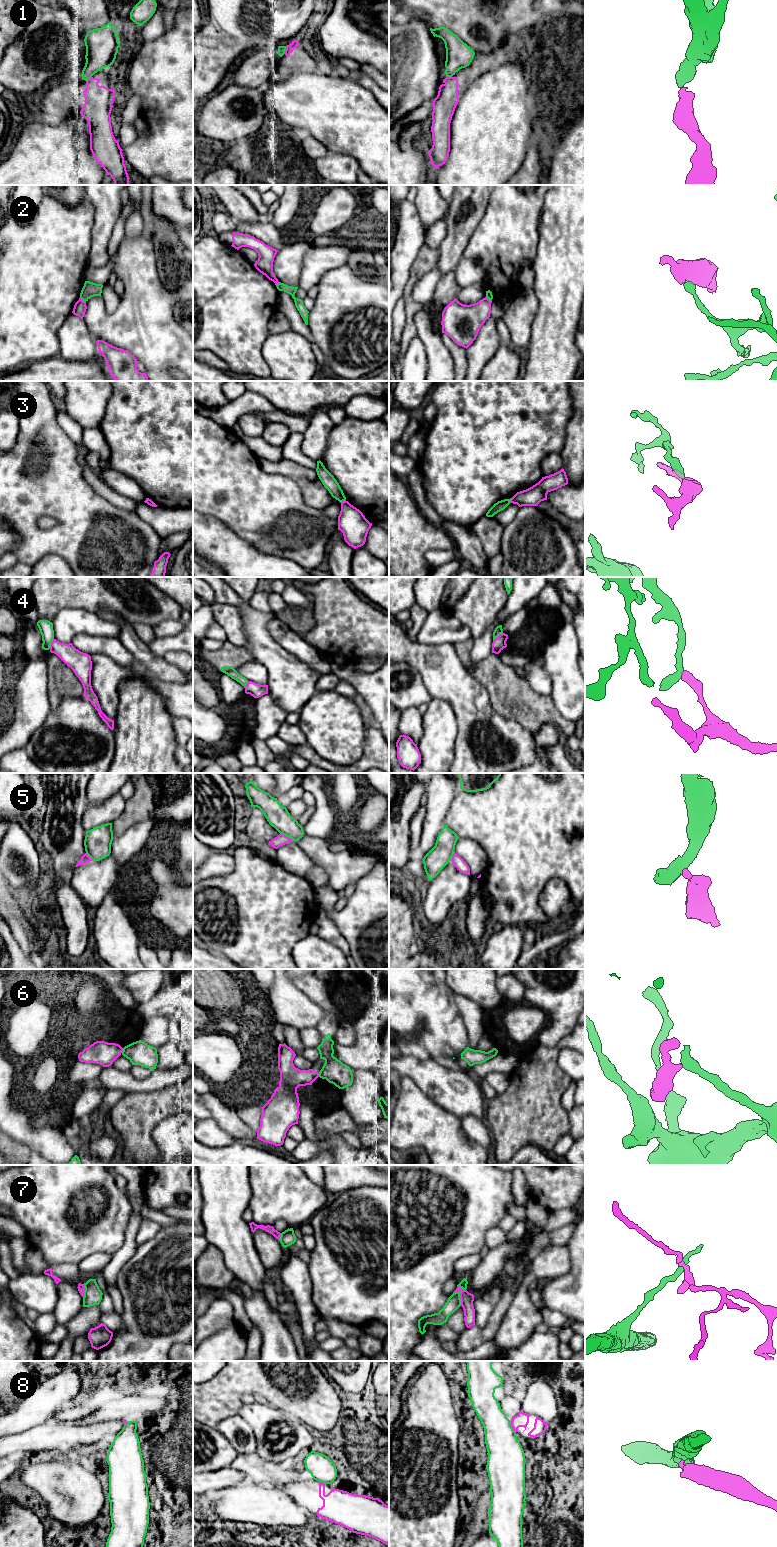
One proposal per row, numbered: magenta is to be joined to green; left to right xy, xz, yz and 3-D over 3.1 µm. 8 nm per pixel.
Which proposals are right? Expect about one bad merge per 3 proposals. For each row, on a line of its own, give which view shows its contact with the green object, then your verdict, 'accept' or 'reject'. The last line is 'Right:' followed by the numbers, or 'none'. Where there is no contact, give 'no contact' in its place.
1: meets green in xz; reject
2: meets green in xy; reject
3: meets green in xz; reject
4: meets green in xy; reject
5: meets green in xz; reject
6: meets green in xy; reject
7: meets green in yz; reject
8: meets green in yz; reject
Right: none

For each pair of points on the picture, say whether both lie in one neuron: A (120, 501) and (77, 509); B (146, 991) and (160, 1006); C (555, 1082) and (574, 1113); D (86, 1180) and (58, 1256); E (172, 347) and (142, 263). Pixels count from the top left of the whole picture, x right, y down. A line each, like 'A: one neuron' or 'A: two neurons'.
A: two neurons
B: two neurons
C: two neurons
D: one neuron
E: one neuron

